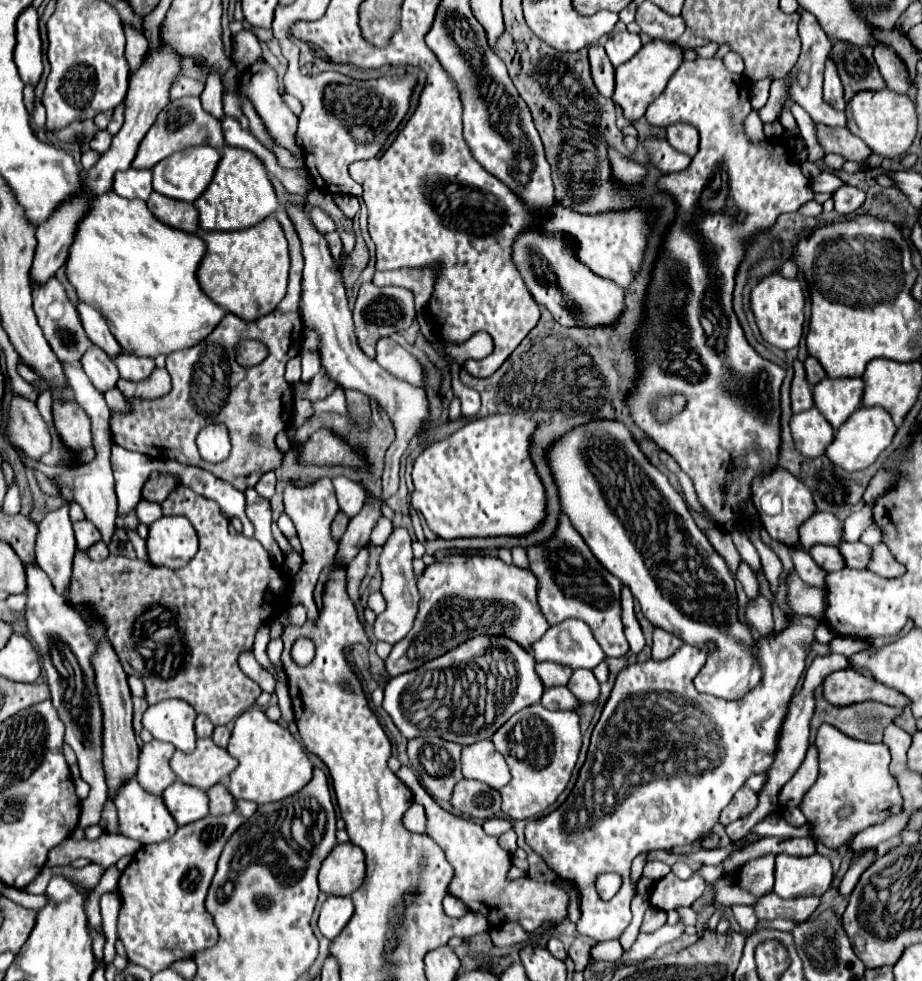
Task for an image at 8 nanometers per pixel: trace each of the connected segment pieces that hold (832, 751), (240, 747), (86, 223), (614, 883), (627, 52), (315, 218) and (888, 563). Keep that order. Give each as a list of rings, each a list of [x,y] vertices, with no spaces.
[[[822,724],[816,748],[820,752],[820,776],[798,806],[814,826],[812,838],[822,840],[828,848],[838,848],[866,826],[880,824],[888,814],[902,808],[898,780],[888,772],[890,754],[884,743],[858,742],[830,724]]]
[[[250,708],[236,718],[228,752],[238,760],[238,768],[230,774],[228,784],[228,790],[236,800],[242,798],[256,804],[278,802],[302,790],[312,778],[312,762],[300,742],[286,728],[268,720],[260,708]]]
[[[106,192],[106,194],[100,194],[100,196],[90,196],[90,206],[88,206],[88,212],[84,214],[84,218],[80,220],[76,232],[74,232],[74,240],[72,240],[72,246],[68,250],[68,258],[66,258],[66,278],[68,282],[74,286],[76,290],[76,296],[86,302],[86,304],[92,304],[92,308],[96,308],[106,320],[108,320],[108,328],[110,332],[114,334],[114,338],[118,340],[118,344],[122,346],[122,350],[126,354],[132,354],[132,356],[148,356],[148,358],[156,358],[160,354],[170,354],[170,352],[176,352],[176,350],[184,350],[184,348],[192,348],[196,346],[200,340],[204,340],[218,324],[220,320],[224,318],[226,310],[220,308],[218,304],[214,304],[202,290],[200,290],[200,284],[196,280],[196,268],[204,256],[204,242],[196,236],[196,234],[188,234],[188,232],[182,232],[182,230],[176,230],[176,228],[170,228],[166,224],[162,224],[160,220],[154,218],[154,214],[148,210],[146,202],[144,200],[126,200],[126,198],[120,198],[116,196],[116,192]]]
[[[600,874],[596,878],[596,890],[598,890],[600,898],[604,898],[604,900],[610,900],[616,894],[618,886],[620,886],[620,878],[616,874]]]
[[[628,30],[624,32],[616,32],[608,38],[608,42],[604,44],[606,54],[612,62],[612,66],[620,66],[624,62],[628,62],[640,48],[640,36],[638,34],[630,34]]]
[[[320,208],[310,210],[310,220],[312,220],[314,228],[316,228],[322,236],[326,236],[328,232],[334,232],[334,222],[332,222],[332,218],[326,216]]]
[[[876,544],[872,546],[872,562],[868,562],[868,570],[884,578],[894,578],[904,572],[904,566],[890,556],[890,550],[884,548],[884,544]]]

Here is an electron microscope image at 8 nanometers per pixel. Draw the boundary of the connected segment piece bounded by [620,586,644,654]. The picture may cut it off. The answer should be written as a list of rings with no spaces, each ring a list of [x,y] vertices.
[[[622,586],[622,624],[624,624],[624,632],[626,632],[626,640],[630,644],[630,650],[634,654],[638,654],[644,648],[644,636],[640,630],[640,624],[634,616],[634,596],[632,592],[628,592],[628,586]]]

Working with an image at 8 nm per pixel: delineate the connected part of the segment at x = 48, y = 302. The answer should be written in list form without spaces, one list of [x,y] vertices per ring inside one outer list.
[[[54,278],[54,280],[48,280],[46,286],[34,286],[32,296],[34,296],[34,312],[36,312],[36,318],[38,318],[38,324],[44,332],[44,338],[48,340],[52,352],[56,354],[56,358],[62,364],[72,364],[72,366],[80,368],[80,356],[88,348],[92,348],[92,342],[90,342],[90,338],[86,336],[86,332],[80,324],[78,310],[70,304],[64,286]]]

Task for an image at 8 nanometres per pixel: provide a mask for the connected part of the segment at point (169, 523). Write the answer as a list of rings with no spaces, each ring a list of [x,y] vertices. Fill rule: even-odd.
[[[162,516],[150,524],[146,552],[152,564],[180,570],[198,552],[196,530],[182,516]]]

